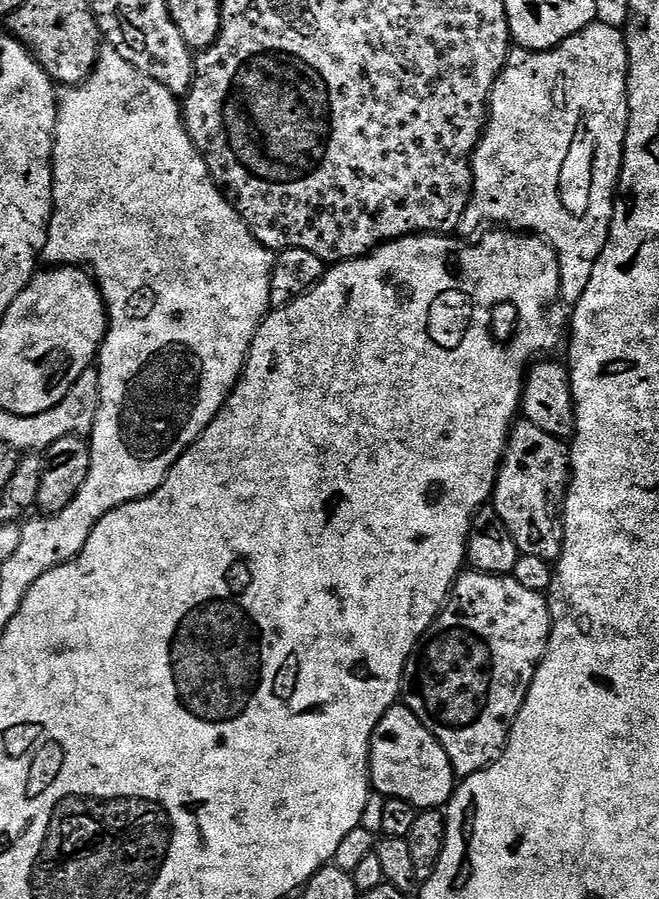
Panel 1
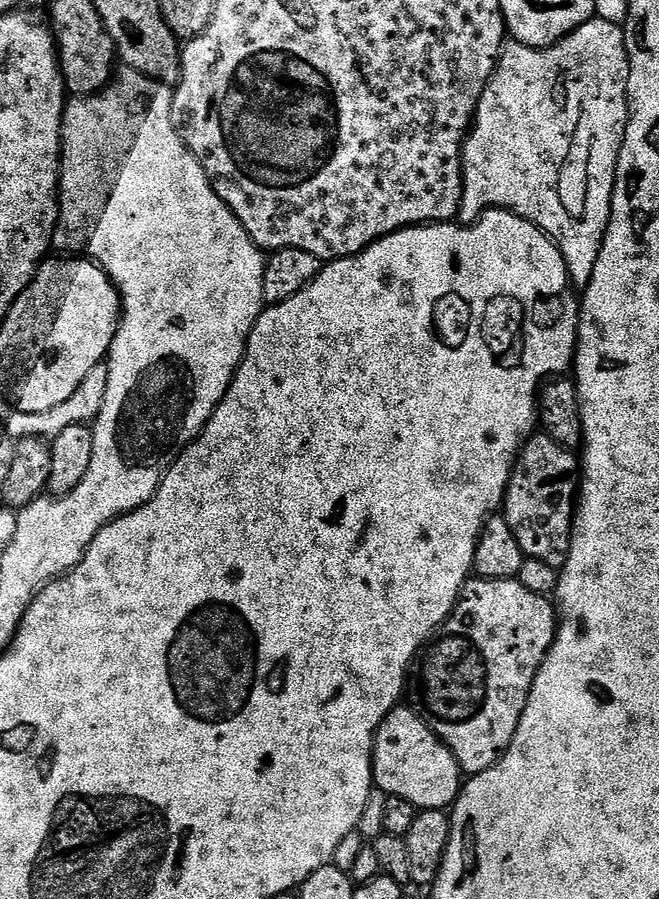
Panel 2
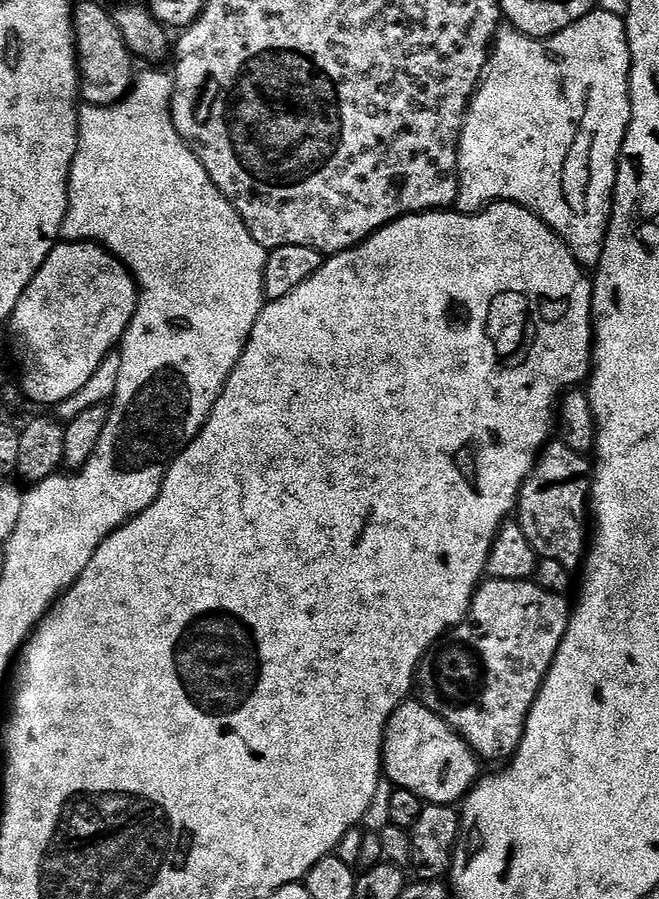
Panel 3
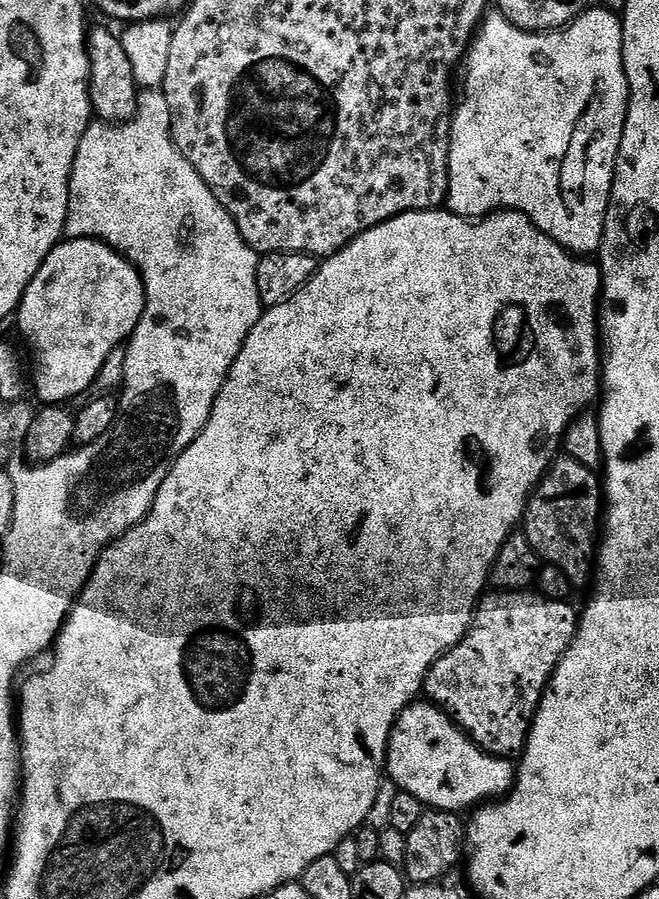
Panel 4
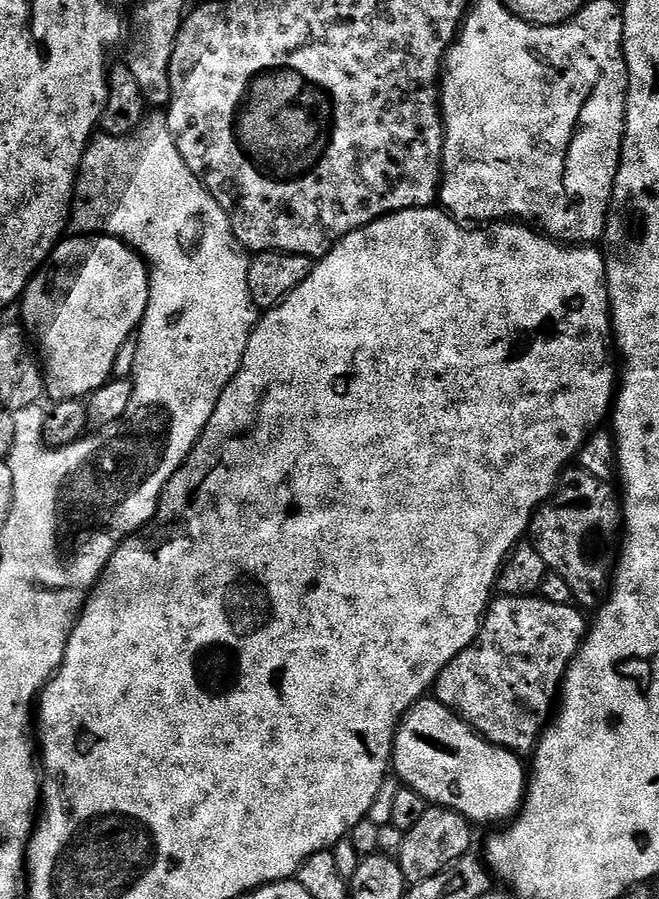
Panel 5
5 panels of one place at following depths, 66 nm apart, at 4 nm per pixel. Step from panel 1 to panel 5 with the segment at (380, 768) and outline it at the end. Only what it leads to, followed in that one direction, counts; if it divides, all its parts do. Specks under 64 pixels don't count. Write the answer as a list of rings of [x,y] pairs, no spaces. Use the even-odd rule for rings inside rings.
[[[425,698],[418,703],[412,705],[412,709],[407,712],[400,721],[400,727],[396,730],[396,740],[392,744],[392,762],[391,767],[401,776],[403,783],[407,787],[418,790],[418,794],[422,794],[428,799],[429,805],[439,806],[441,808],[452,808],[456,812],[460,812],[467,818],[467,820],[480,824],[496,824],[501,822],[508,822],[515,817],[516,813],[520,811],[520,805],[524,802],[524,793],[526,791],[526,768],[520,765],[521,757],[514,752],[508,752],[504,748],[499,748],[497,744],[491,744],[489,740],[485,740],[475,728],[471,728],[468,723],[463,720],[457,712],[452,712],[446,705],[435,698]]]

